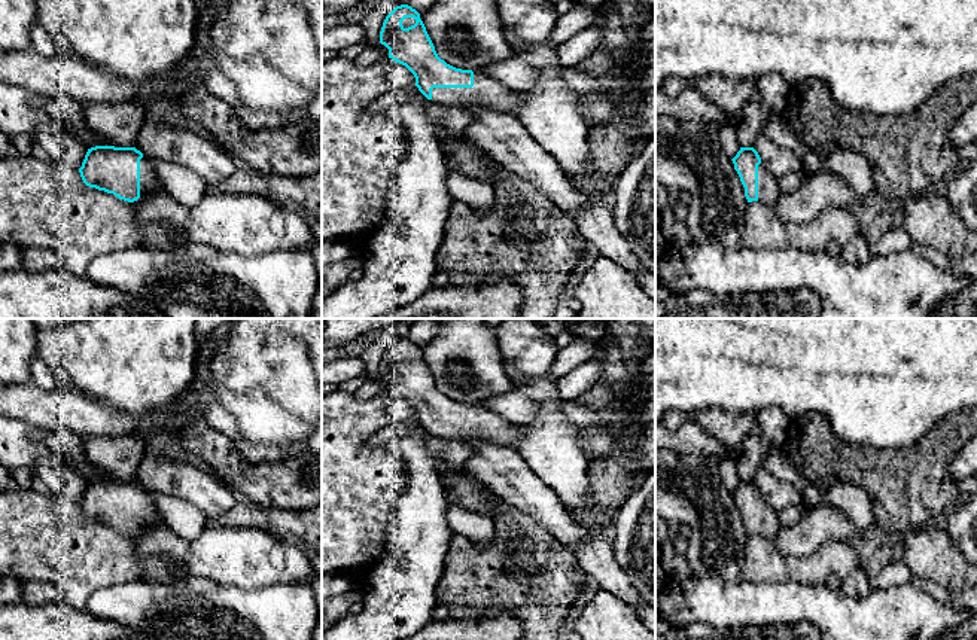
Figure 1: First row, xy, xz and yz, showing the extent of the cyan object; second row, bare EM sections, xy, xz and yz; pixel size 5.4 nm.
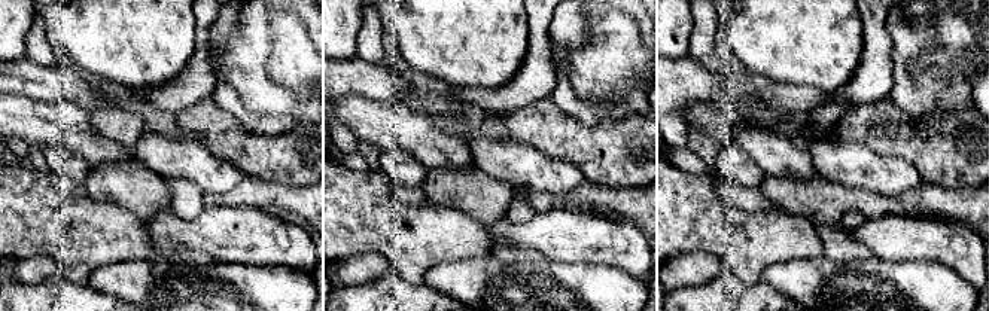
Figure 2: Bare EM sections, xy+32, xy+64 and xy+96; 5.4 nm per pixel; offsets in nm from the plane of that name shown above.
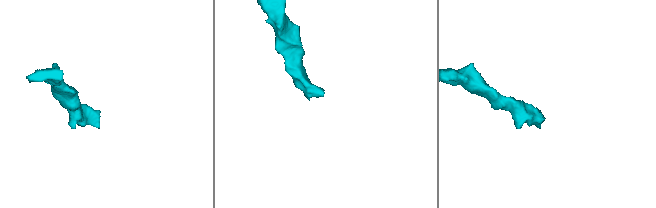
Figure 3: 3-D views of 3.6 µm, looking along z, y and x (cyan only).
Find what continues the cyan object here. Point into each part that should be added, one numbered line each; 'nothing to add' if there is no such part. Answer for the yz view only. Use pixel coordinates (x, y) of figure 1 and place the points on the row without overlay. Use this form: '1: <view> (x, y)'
1: yz (769, 524)

